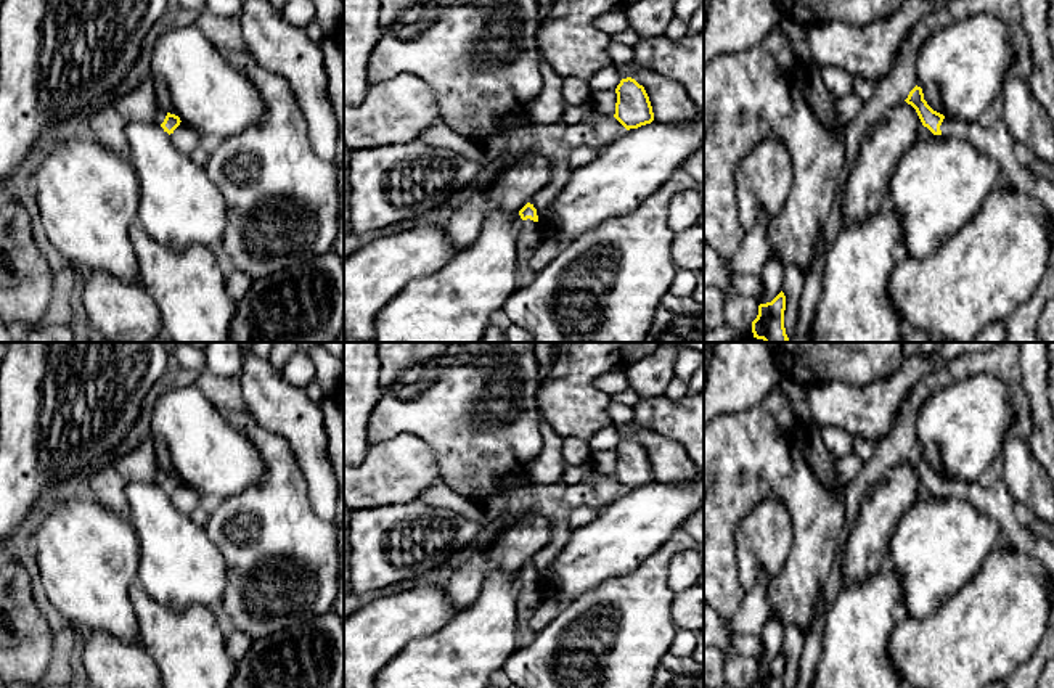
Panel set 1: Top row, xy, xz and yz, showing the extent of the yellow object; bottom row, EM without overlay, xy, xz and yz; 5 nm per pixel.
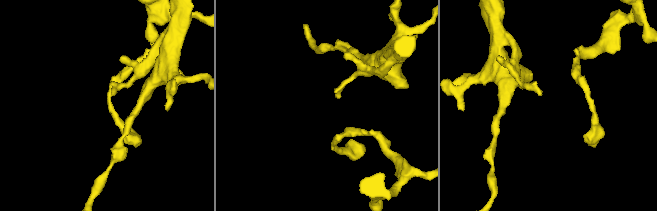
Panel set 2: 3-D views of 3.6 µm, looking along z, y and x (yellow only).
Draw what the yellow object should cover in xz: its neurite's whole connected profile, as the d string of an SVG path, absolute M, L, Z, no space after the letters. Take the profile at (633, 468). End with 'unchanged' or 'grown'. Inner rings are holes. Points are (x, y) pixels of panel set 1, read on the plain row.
M622 439L615 448L614 477L627 489L638 489L654 481L652 466L643 445L635 439Z; unchanged

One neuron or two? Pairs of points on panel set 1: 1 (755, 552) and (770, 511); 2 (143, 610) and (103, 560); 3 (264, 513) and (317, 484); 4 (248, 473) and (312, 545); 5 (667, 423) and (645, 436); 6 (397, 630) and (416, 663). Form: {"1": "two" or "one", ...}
{"1": "one", "2": "two", "3": "two", "4": "two", "5": "two", "6": "two"}

